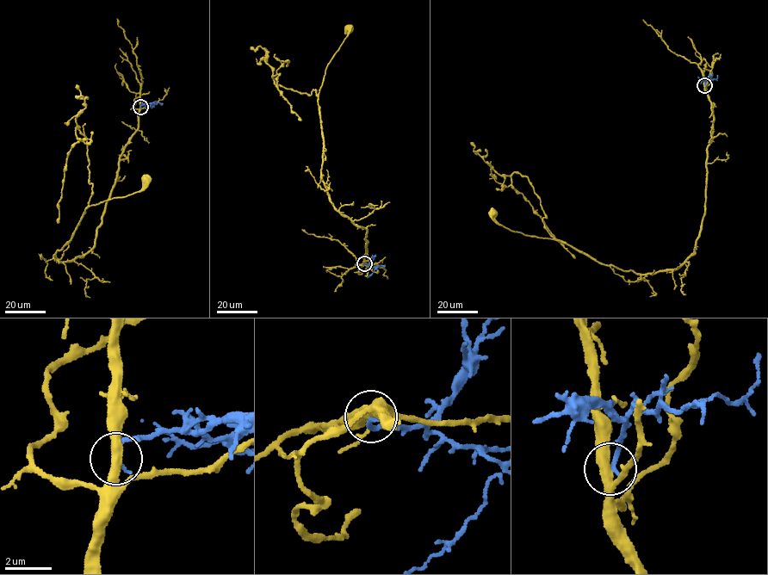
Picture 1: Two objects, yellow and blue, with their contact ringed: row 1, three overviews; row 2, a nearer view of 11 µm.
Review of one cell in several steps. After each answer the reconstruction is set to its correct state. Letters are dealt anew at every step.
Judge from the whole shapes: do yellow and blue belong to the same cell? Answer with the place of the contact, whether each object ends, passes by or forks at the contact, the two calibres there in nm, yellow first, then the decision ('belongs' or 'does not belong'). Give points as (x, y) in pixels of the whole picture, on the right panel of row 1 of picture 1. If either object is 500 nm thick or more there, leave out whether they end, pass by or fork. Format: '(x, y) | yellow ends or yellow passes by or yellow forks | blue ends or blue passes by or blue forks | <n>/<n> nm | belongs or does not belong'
(704, 85) | yellow passes by | blue ends | 440/200 nm | does not belong

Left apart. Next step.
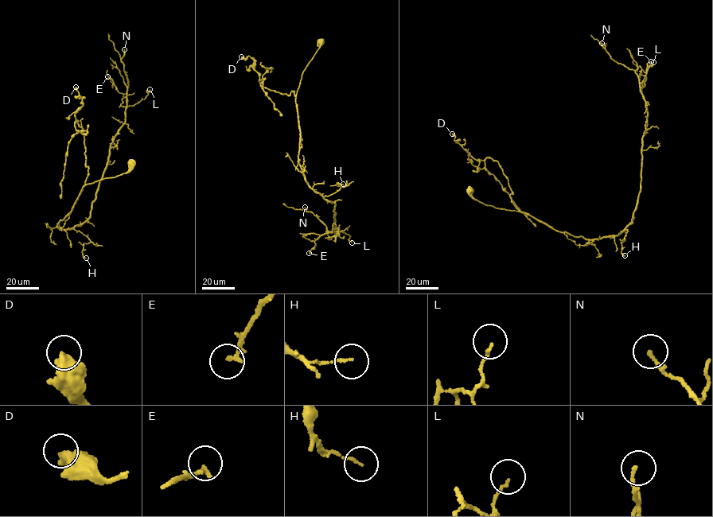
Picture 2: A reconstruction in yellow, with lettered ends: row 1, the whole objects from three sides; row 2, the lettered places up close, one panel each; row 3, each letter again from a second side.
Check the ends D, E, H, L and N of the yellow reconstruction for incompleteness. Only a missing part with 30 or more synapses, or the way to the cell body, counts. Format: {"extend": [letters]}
{"extend": []}

